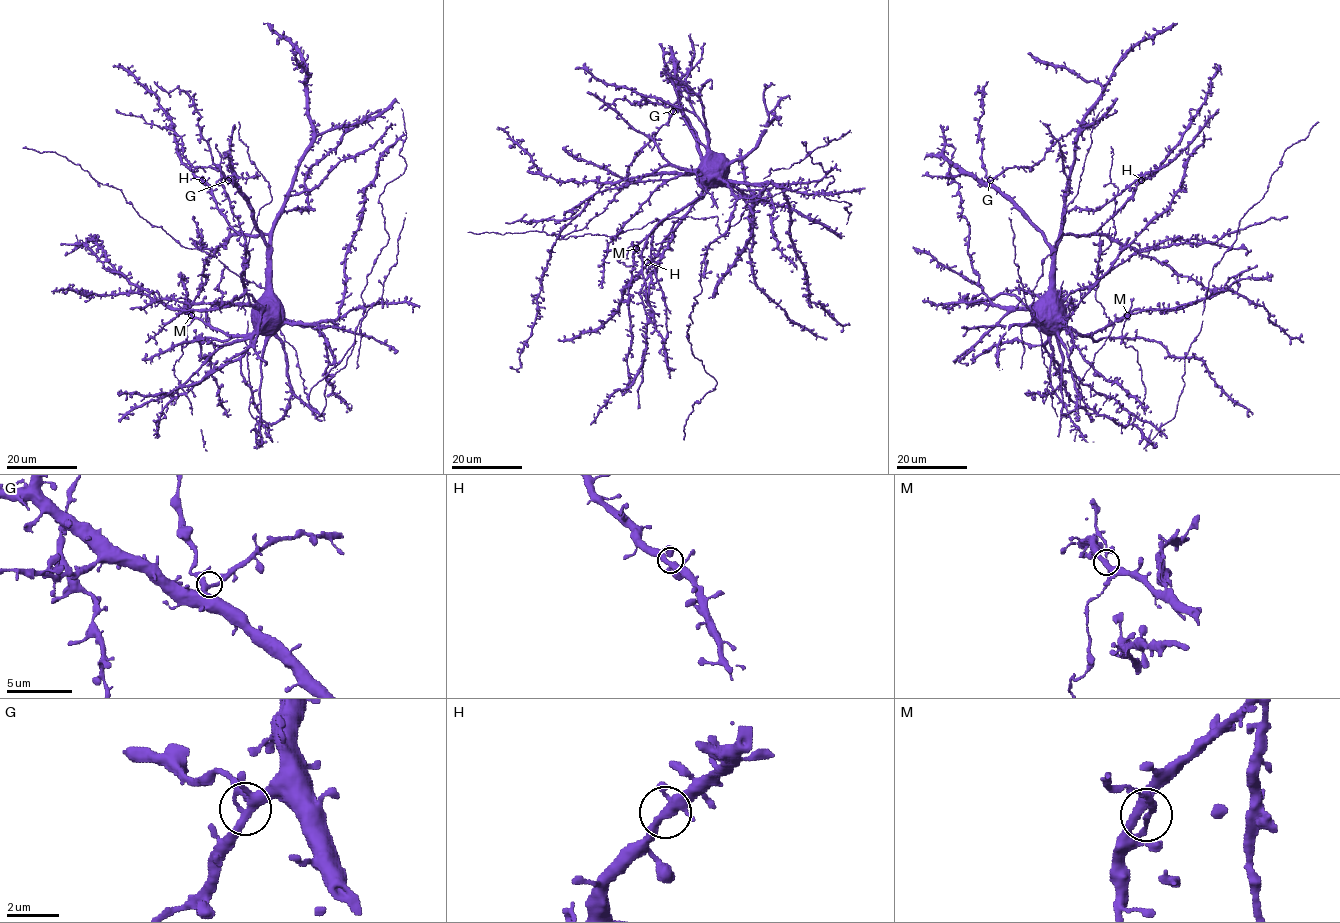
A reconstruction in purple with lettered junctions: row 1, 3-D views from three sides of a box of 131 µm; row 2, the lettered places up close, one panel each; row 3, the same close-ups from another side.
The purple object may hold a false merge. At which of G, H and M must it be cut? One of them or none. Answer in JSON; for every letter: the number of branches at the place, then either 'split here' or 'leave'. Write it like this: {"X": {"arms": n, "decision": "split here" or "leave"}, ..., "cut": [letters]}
{"G": {"arms": 4, "decision": "leave"}, "H": {"arms": 4, "decision": "leave"}, "M": {"arms": 4, "decision": "leave"}, "cut": []}

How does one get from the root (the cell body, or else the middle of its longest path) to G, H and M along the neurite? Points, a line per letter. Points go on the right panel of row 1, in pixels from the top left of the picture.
G: (1054, 319), (1050, 318), (1052, 256), (1046, 237), (989, 184), (990, 180)
H: (1054, 319), (1050, 318), (1052, 247), (1063, 235), (1092, 235), (1120, 207), (1141, 180)
M: (1054, 319), (1051, 328), (1068, 326), (1080, 334), (1093, 334), (1127, 315)

